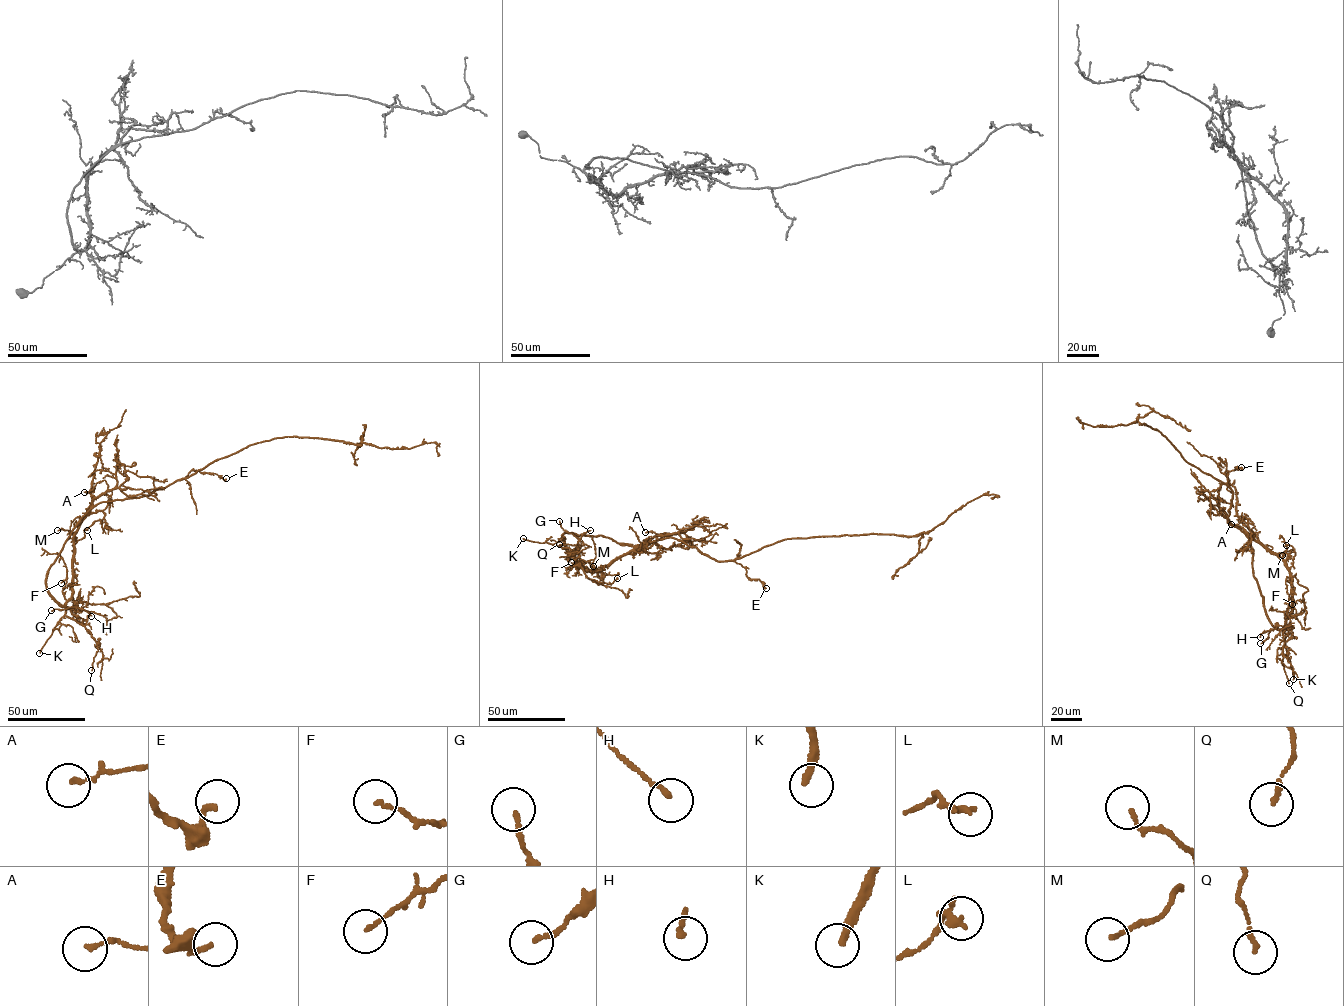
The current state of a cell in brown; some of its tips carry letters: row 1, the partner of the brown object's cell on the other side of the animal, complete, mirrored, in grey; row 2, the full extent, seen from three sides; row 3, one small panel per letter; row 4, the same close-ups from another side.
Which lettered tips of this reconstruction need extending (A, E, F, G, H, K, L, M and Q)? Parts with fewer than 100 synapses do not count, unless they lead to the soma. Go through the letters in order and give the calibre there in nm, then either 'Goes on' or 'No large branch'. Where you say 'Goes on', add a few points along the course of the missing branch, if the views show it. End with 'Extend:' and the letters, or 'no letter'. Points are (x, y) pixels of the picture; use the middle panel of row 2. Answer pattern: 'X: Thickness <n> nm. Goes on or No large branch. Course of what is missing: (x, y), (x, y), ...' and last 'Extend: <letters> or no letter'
A: Thickness 120 nm. No large branch
E: Thickness 190 nm. No large branch
F: Thickness 110 nm. No large branch
G: Thickness 160 nm. No large branch
H: Thickness 170 nm. No large branch
K: Thickness 240 nm. Goes on. Course of what is missing: (523, 538), (506, 524), (499, 523)
L: Thickness 240 nm. No large branch
M: Thickness 130 nm. No large branch
Q: Thickness 160 nm. No large branch
Extend: K

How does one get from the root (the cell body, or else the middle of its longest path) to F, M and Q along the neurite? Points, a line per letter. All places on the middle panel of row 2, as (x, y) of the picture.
F: (737, 558), (716, 561), (671, 537), (638, 545), (595, 571), (575, 563), (570, 552), (578, 561), (571, 562)
M: (737, 558), (716, 561), (671, 537), (638, 545), (604, 567), (603, 579), (593, 566)
Q: (737, 558), (716, 561), (671, 537), (638, 545), (594, 571), (563, 548), (575, 545), (559, 544)

